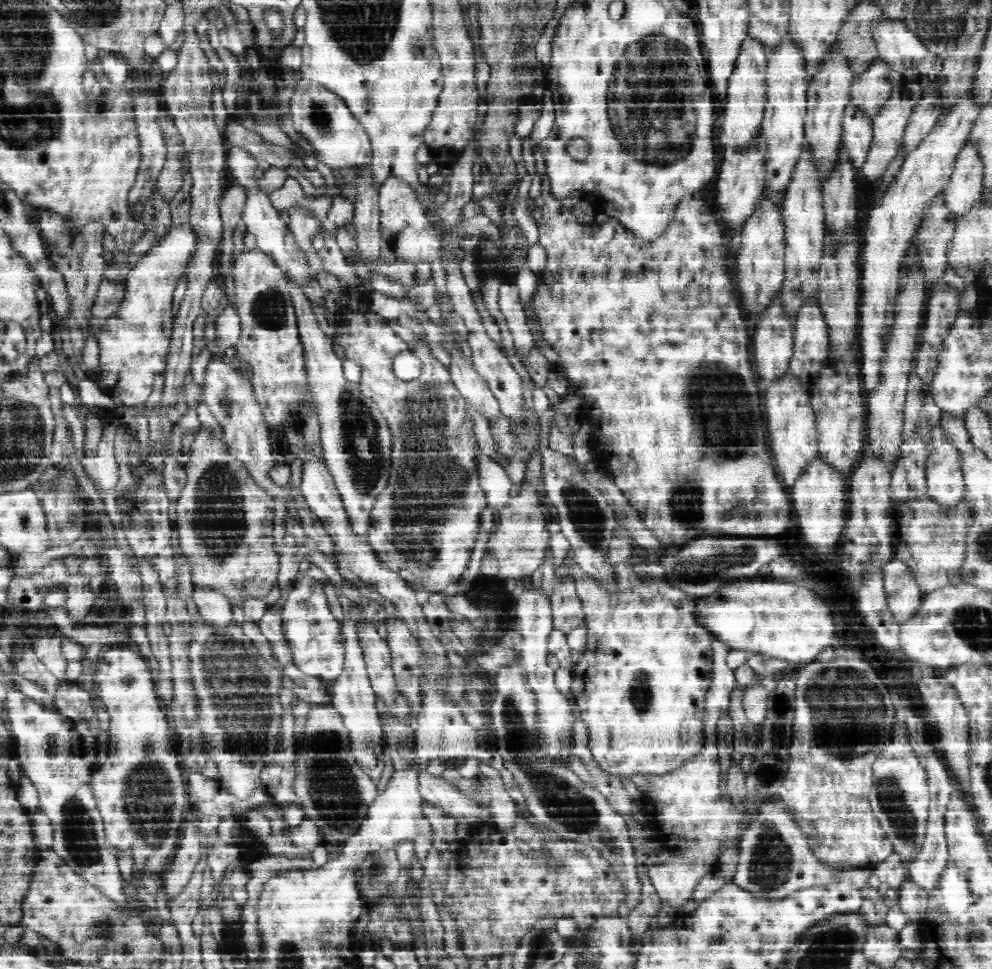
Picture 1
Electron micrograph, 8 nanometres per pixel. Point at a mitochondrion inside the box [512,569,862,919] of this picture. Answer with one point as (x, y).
(770, 863)

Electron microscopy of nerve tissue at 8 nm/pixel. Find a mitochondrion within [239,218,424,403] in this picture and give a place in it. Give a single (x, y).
(269, 309)

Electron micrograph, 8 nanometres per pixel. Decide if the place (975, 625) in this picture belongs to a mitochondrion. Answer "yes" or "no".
yes

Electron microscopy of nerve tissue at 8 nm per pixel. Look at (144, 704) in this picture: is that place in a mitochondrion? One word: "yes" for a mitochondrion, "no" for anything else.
no

